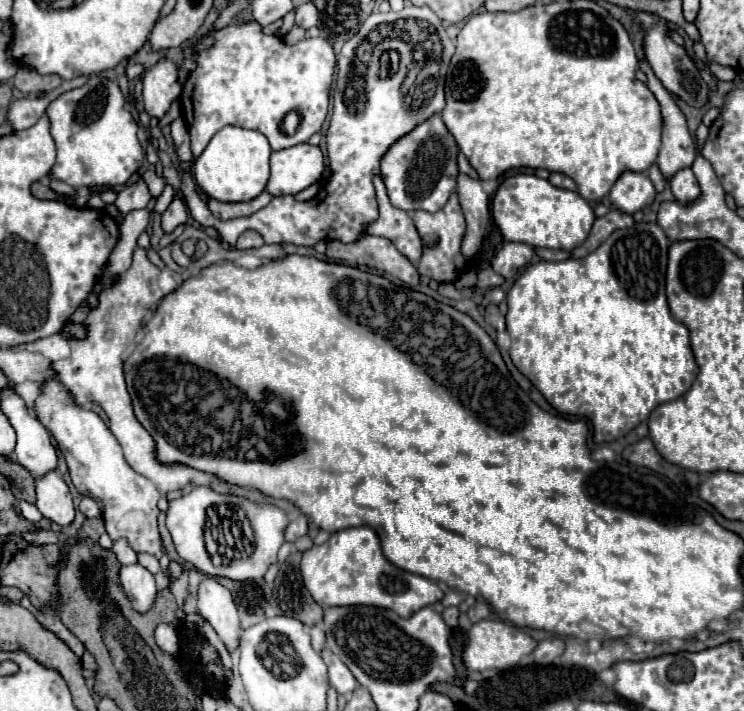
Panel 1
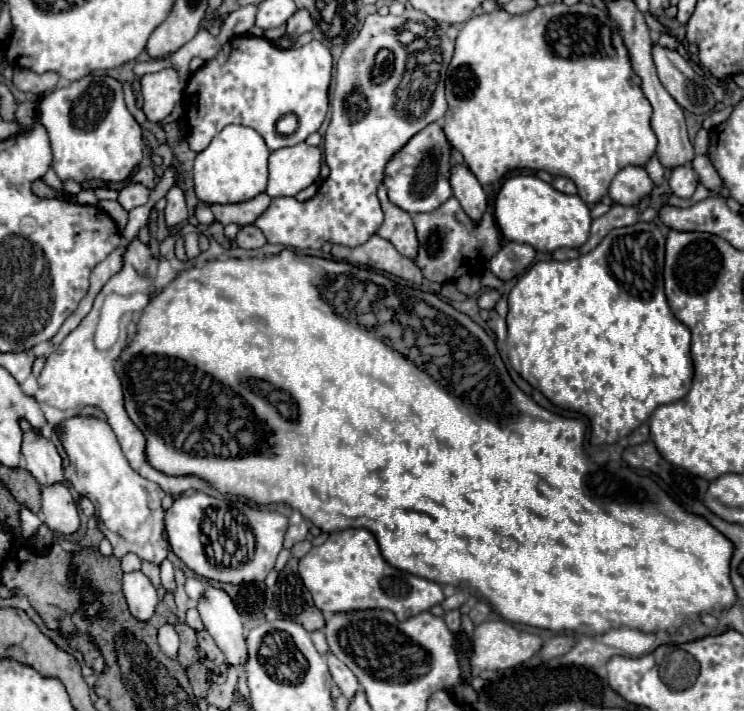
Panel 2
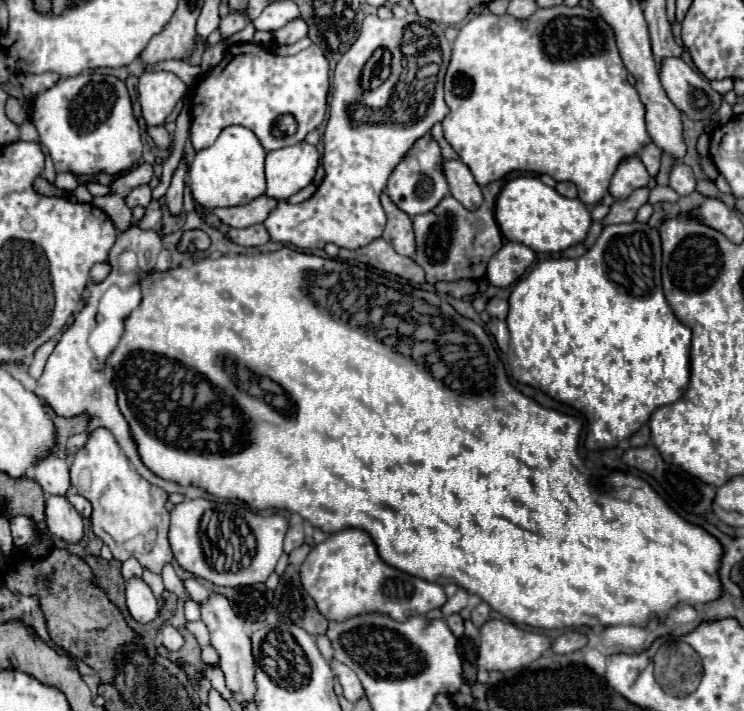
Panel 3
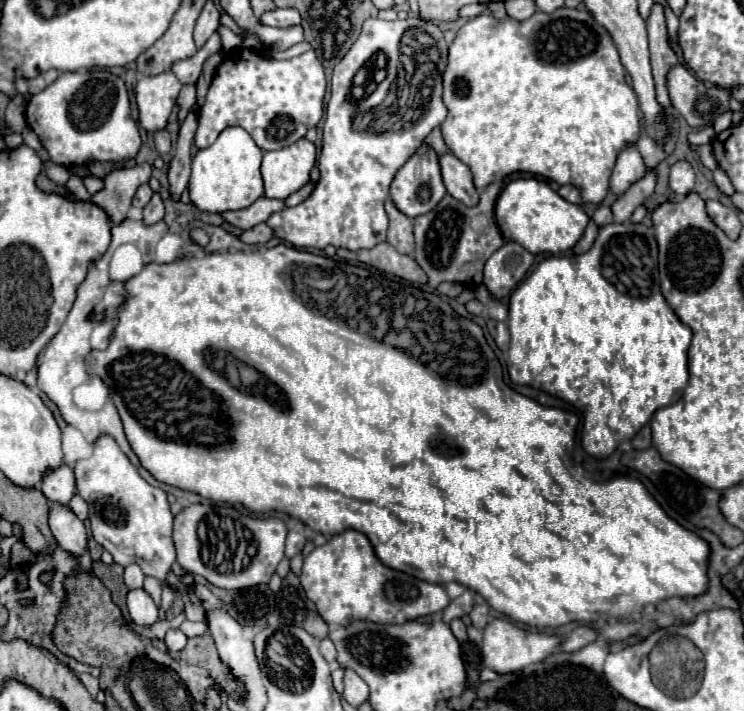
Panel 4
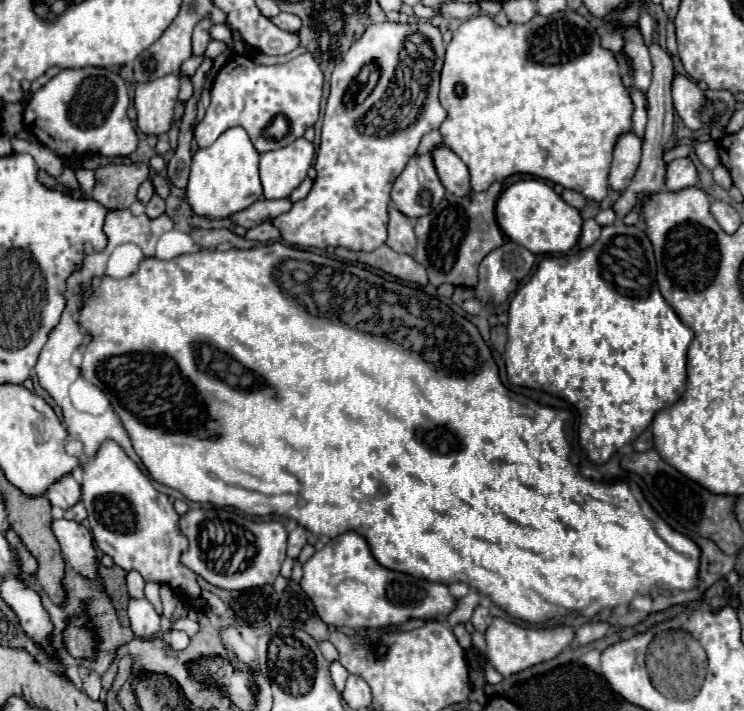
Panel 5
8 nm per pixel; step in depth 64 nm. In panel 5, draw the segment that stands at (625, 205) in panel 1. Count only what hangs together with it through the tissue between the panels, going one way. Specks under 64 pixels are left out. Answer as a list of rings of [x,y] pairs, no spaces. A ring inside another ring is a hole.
[[[624,134],[620,136],[616,148],[614,148],[614,160],[610,168],[610,188],[616,192],[622,192],[628,188],[630,180],[634,178],[638,164],[640,164],[640,138],[636,134]]]

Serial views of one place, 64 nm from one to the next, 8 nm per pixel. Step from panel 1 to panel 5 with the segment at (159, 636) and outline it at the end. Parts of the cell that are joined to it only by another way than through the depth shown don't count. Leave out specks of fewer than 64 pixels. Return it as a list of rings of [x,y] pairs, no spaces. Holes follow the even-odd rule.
[[[170,630],[170,636],[168,636],[168,644],[172,646],[172,650],[184,650],[188,646],[190,638],[184,634],[184,632],[178,632],[178,630]]]

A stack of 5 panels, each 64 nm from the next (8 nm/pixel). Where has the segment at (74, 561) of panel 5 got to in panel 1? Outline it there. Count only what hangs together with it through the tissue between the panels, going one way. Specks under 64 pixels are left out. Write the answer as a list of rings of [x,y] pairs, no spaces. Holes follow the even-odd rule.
[[[50,470],[36,478],[36,506],[42,516],[52,522],[70,524],[74,520],[76,510],[72,504],[72,494],[58,470]]]

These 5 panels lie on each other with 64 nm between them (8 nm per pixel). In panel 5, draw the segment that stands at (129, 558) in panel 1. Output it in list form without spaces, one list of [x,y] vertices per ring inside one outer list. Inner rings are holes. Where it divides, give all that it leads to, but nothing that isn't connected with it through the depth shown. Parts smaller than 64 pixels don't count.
[[[130,570],[126,576],[126,584],[128,584],[130,596],[142,596],[144,594],[144,578],[140,576],[140,572]]]

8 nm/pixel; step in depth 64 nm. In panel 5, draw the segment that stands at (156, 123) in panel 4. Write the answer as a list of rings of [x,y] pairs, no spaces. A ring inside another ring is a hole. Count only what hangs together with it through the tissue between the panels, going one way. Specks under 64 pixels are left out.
[[[168,74],[152,82],[140,82],[136,86],[134,106],[138,110],[136,124],[144,134],[164,134],[170,130],[174,104],[178,100],[180,78]]]

